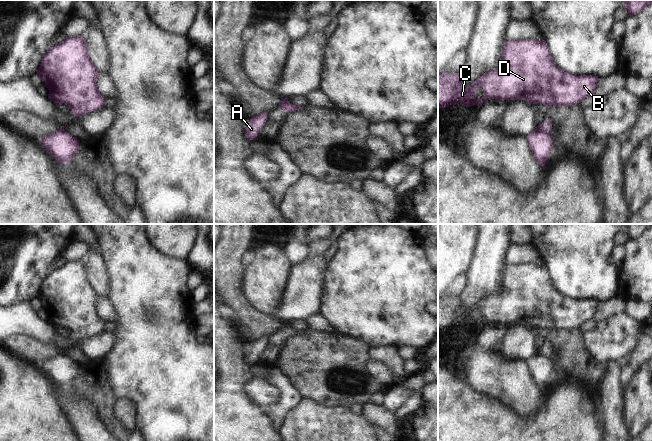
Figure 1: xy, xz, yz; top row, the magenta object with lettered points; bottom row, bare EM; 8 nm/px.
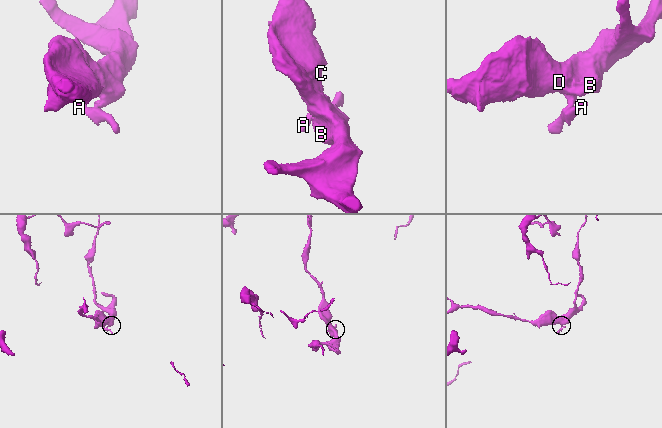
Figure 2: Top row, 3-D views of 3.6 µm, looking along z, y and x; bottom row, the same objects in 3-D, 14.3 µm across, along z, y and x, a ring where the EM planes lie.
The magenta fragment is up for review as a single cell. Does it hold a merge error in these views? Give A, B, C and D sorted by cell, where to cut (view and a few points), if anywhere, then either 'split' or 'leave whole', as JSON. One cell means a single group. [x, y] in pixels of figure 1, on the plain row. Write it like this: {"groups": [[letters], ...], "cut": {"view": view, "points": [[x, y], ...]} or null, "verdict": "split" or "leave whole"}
{"groups": [["A"], ["B", "C", "D"]], "cut": {"view": "yz", "points": [[537, 352], [545, 357]]}, "verdict": "split"}

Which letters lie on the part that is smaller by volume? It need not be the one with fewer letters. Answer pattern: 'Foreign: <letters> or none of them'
Foreign: A

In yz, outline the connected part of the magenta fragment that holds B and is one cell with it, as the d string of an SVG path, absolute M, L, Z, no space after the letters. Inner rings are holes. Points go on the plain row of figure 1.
M545 264L505 265L501 280L502 284L495 294L479 300L469 311L463 309L462 298L441 296L438 299L438 333L456 327L466 331L480 331L489 323L495 323L497 326L524 324L529 328L566 331L580 328L585 322L593 319L600 303L592 299L576 300L562 295L554 287ZM479 310L484 312L484 320L477 324L476 316Z

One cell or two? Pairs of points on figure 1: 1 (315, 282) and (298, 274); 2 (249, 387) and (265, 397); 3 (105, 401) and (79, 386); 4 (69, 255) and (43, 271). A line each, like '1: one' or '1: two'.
1: one
2: one
3: one
4: two

